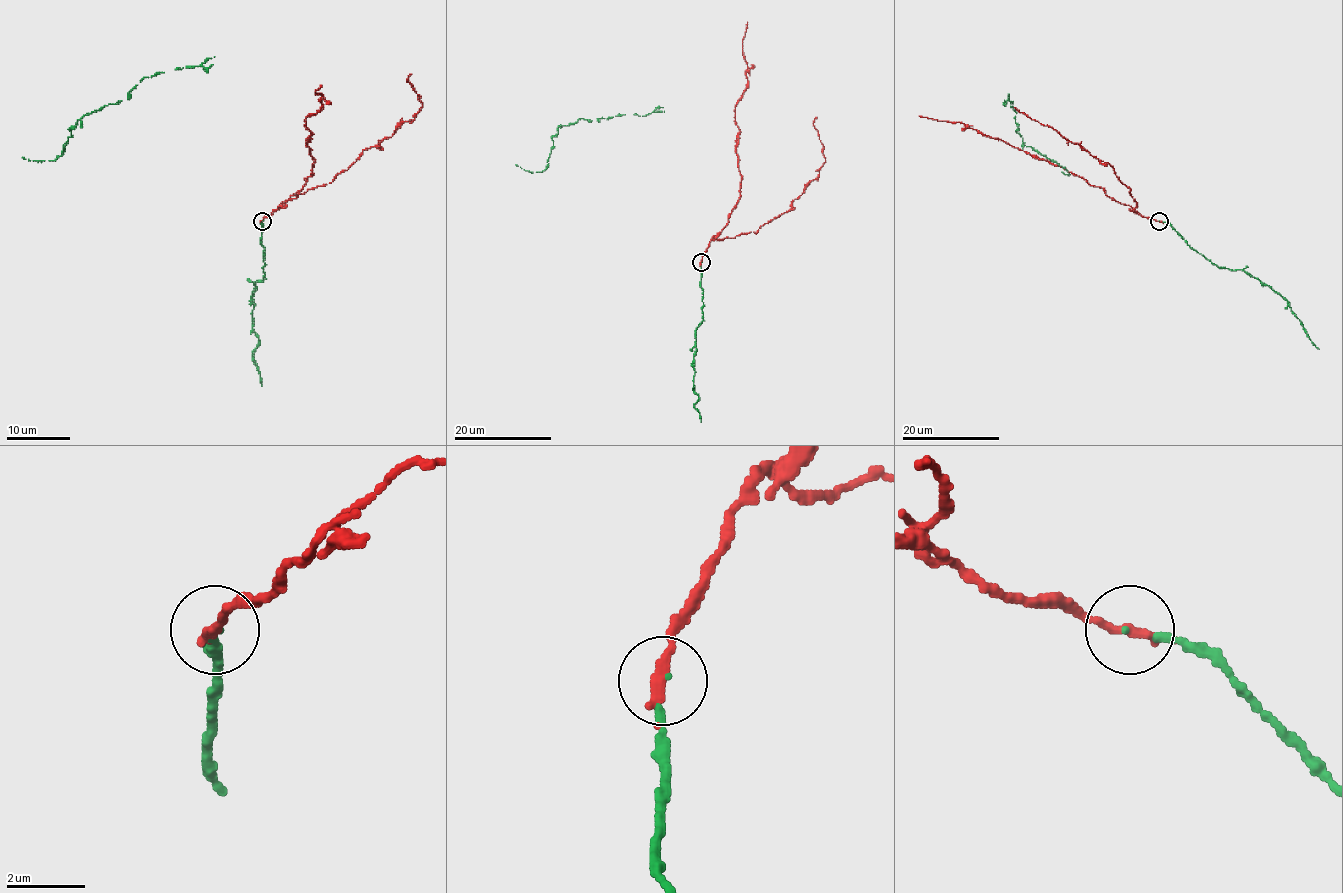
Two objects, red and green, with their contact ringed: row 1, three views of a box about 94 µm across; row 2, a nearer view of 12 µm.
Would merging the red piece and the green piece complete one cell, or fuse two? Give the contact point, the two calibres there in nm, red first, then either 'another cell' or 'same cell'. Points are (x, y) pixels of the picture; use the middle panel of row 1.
place (701, 262); calibres 360 and 130 nm; same cell

